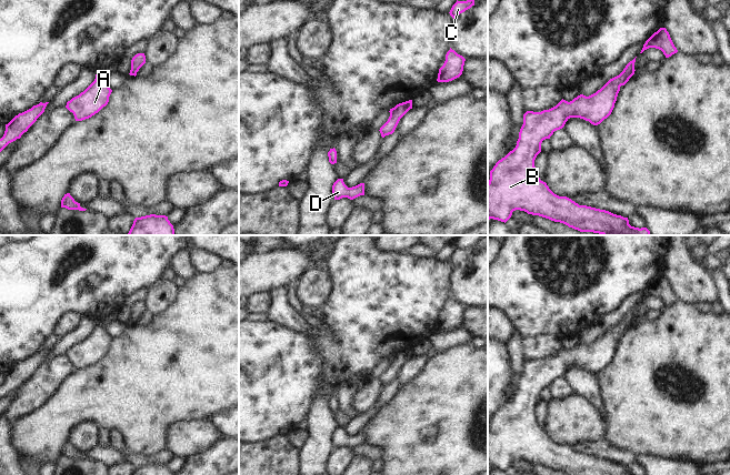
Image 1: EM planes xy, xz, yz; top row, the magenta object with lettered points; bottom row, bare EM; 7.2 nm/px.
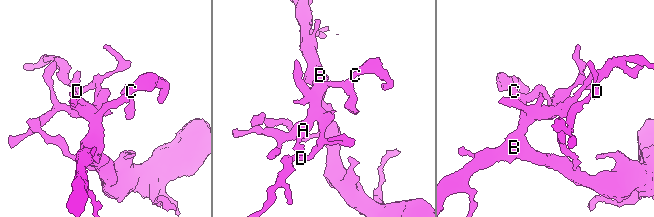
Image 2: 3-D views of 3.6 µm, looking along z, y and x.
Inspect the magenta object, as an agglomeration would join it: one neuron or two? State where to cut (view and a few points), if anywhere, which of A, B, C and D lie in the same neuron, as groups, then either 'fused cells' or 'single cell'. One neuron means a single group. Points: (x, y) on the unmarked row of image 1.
no cut; A B C D; single cell

